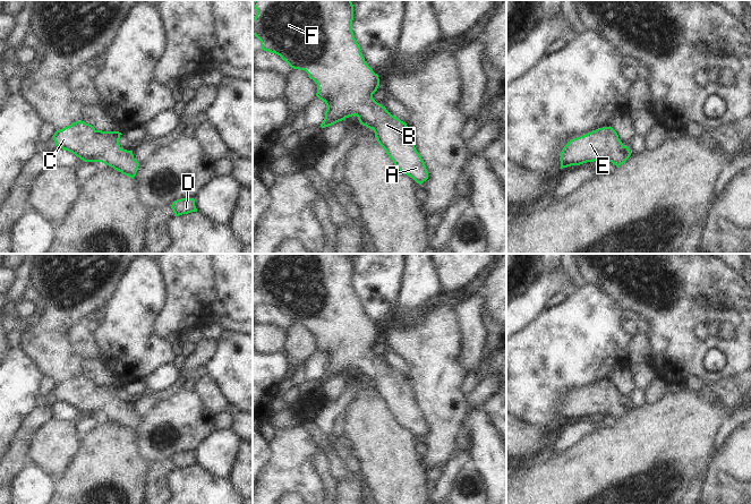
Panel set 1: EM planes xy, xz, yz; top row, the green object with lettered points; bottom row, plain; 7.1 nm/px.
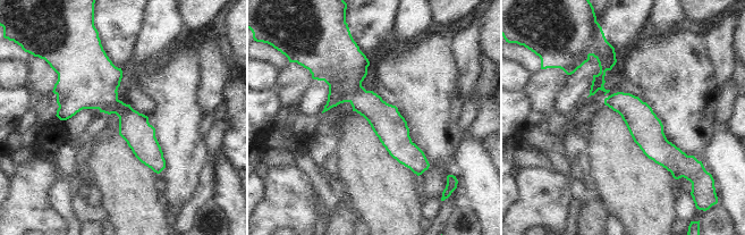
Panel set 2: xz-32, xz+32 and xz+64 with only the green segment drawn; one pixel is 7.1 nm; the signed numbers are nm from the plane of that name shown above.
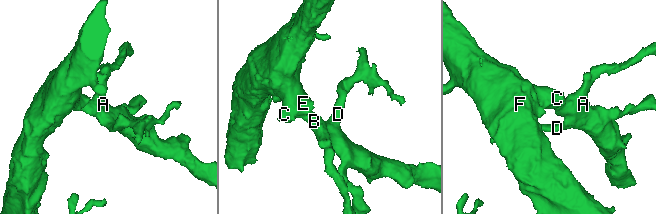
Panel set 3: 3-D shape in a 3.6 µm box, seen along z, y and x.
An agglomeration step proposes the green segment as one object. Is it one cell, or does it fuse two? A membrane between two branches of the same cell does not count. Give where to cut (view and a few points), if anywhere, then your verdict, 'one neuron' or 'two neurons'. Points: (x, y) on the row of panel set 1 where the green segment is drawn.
cut none; one neuron

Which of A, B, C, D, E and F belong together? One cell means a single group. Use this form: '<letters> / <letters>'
A B C D E F

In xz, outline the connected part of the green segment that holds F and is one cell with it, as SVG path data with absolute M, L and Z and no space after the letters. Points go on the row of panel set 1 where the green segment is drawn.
M253 0L253 6L256 9L256 16L253 19L253 35L261 41L261 50L280 55L293 69L305 70L308 77L317 84L316 96L327 106L321 127L325 128L357 116L360 125L374 130L378 144L402 173L419 185L426 181L428 172L415 147L411 129L373 99L373 94L379 86L379 78L366 63L353 36L351 0Z

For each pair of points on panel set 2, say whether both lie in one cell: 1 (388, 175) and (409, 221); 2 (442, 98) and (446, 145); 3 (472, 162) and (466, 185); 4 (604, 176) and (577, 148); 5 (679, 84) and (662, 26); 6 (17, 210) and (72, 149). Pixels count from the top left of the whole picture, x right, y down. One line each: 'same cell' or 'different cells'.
1: same cell
2: same cell
3: same cell
4: different cells
5: different cells
6: different cells

